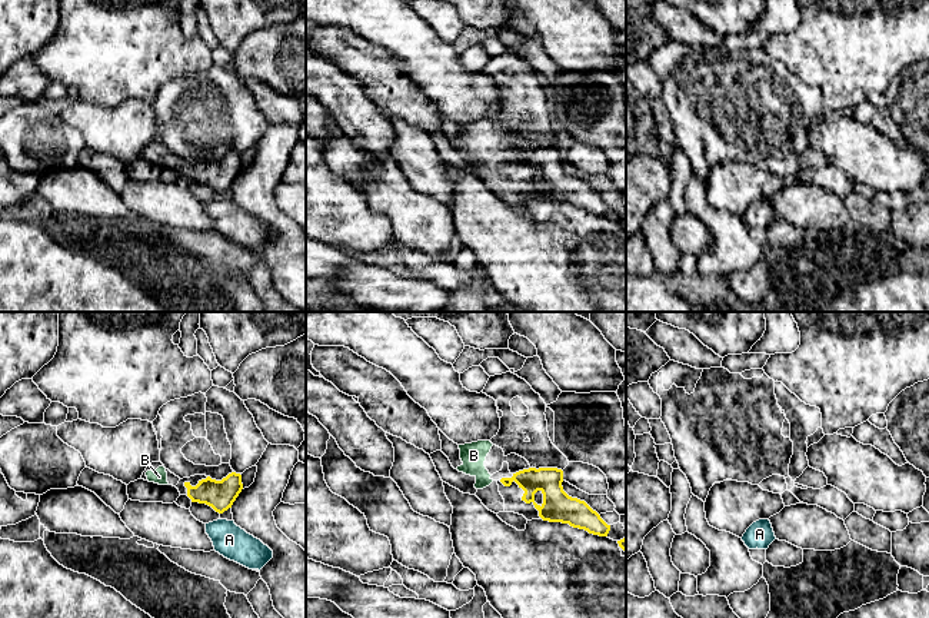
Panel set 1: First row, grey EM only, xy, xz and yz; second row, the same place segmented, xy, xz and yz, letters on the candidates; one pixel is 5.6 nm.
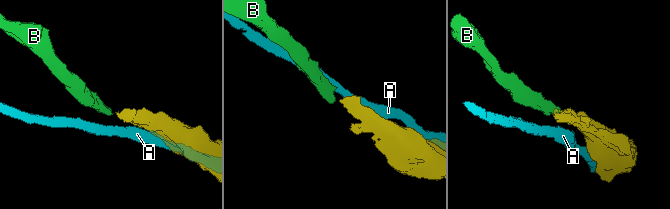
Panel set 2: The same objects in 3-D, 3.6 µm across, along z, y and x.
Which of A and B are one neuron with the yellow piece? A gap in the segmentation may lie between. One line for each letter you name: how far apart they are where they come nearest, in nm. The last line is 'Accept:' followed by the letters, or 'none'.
B: 50 nm
Accept: B

